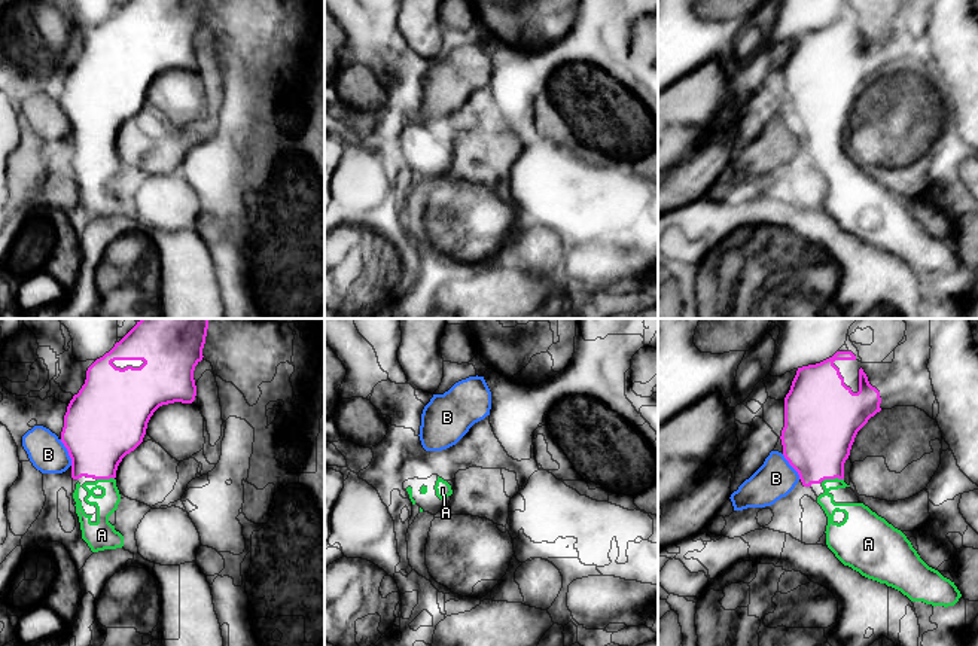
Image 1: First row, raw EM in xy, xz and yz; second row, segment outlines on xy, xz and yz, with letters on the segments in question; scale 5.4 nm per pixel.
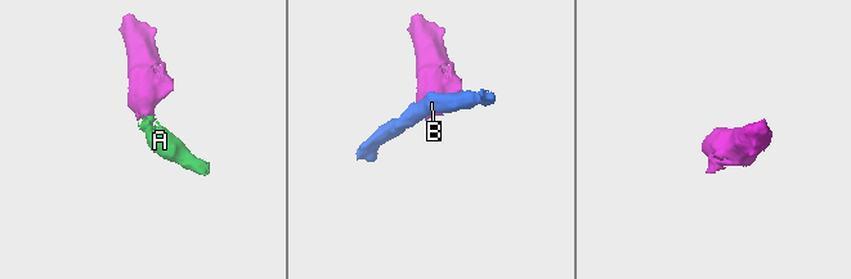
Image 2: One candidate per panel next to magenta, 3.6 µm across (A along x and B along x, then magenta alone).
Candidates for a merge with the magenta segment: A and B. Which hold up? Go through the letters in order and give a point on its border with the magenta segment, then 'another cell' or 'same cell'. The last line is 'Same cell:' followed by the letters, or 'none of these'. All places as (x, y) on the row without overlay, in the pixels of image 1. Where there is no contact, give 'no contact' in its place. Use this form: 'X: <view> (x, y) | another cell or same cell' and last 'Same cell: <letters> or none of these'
A: yz (832, 145) | same cell
B: xy (69, 119) | another cell
Same cell: A

